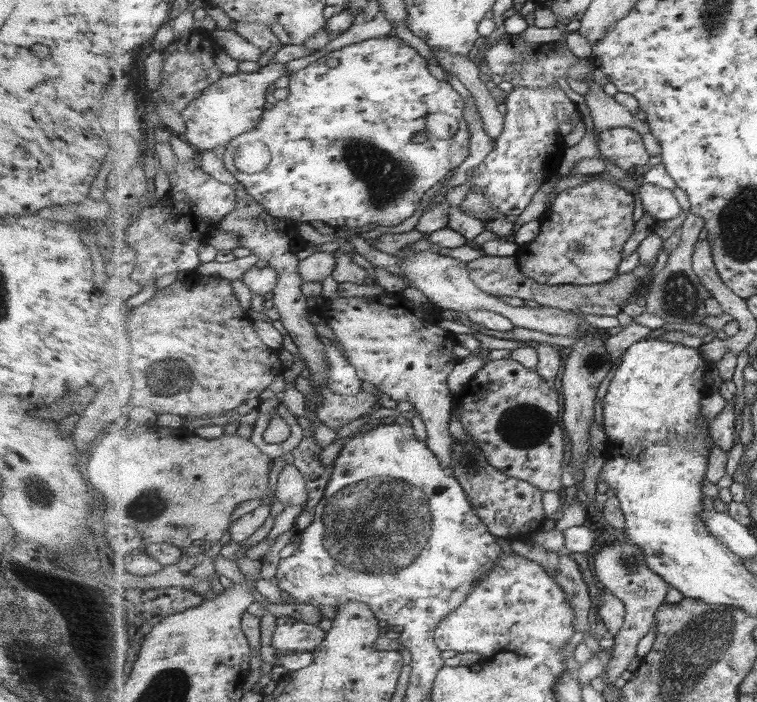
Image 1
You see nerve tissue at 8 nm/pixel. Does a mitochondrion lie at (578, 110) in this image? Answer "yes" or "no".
no

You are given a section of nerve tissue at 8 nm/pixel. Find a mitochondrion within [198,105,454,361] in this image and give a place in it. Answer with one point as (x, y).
(386, 179)

